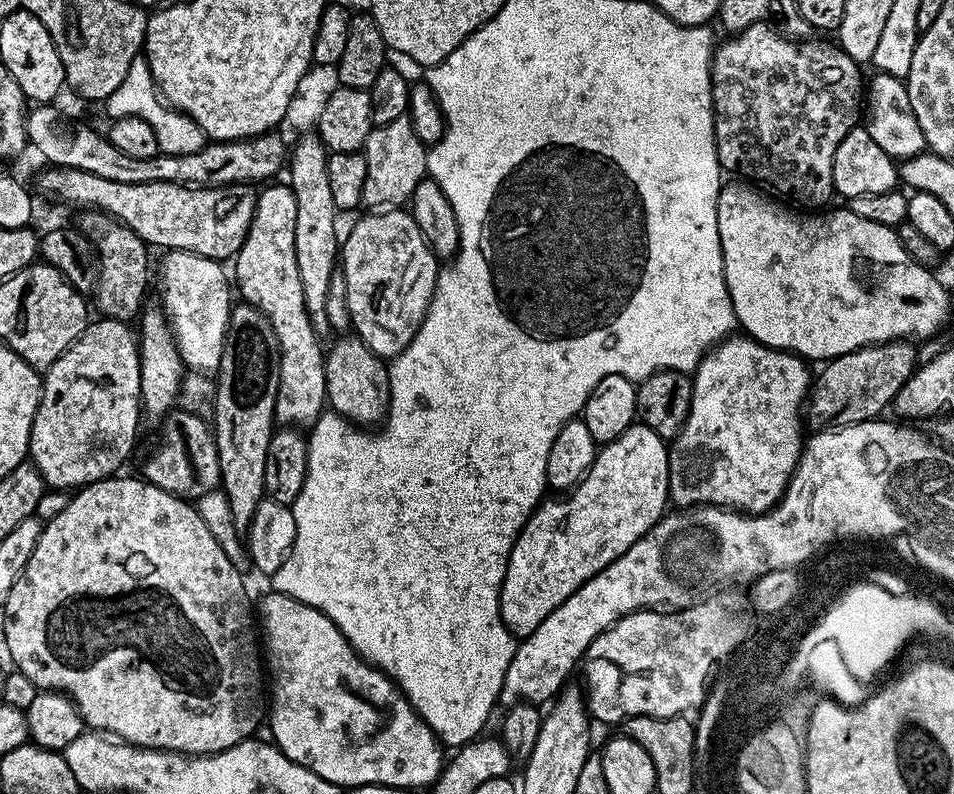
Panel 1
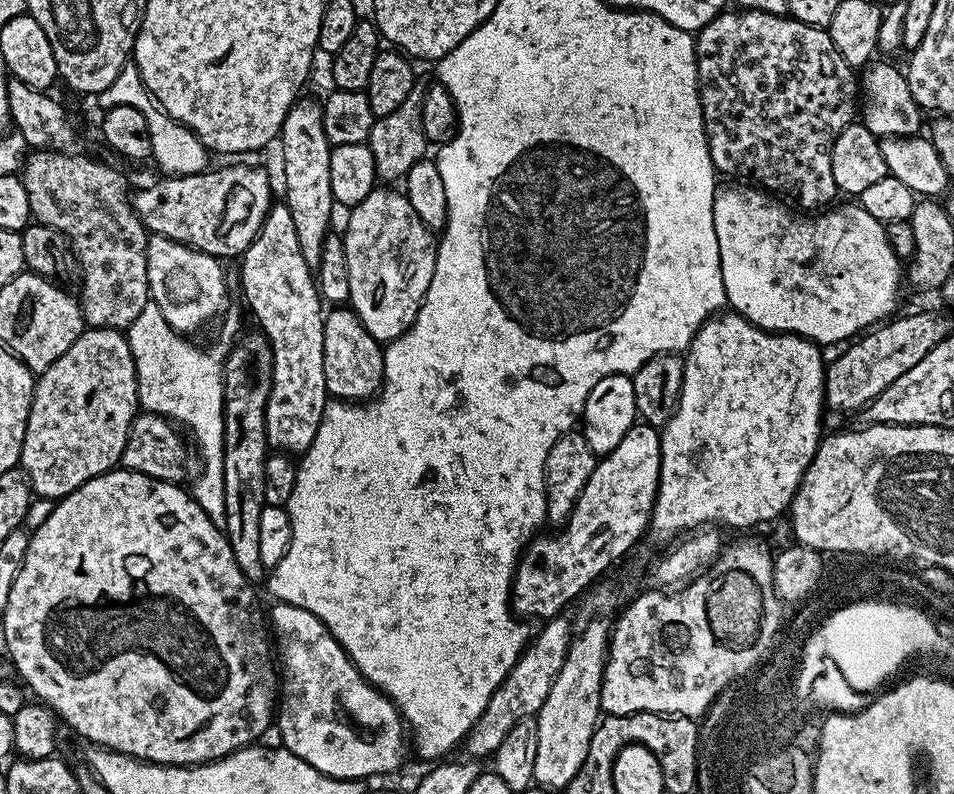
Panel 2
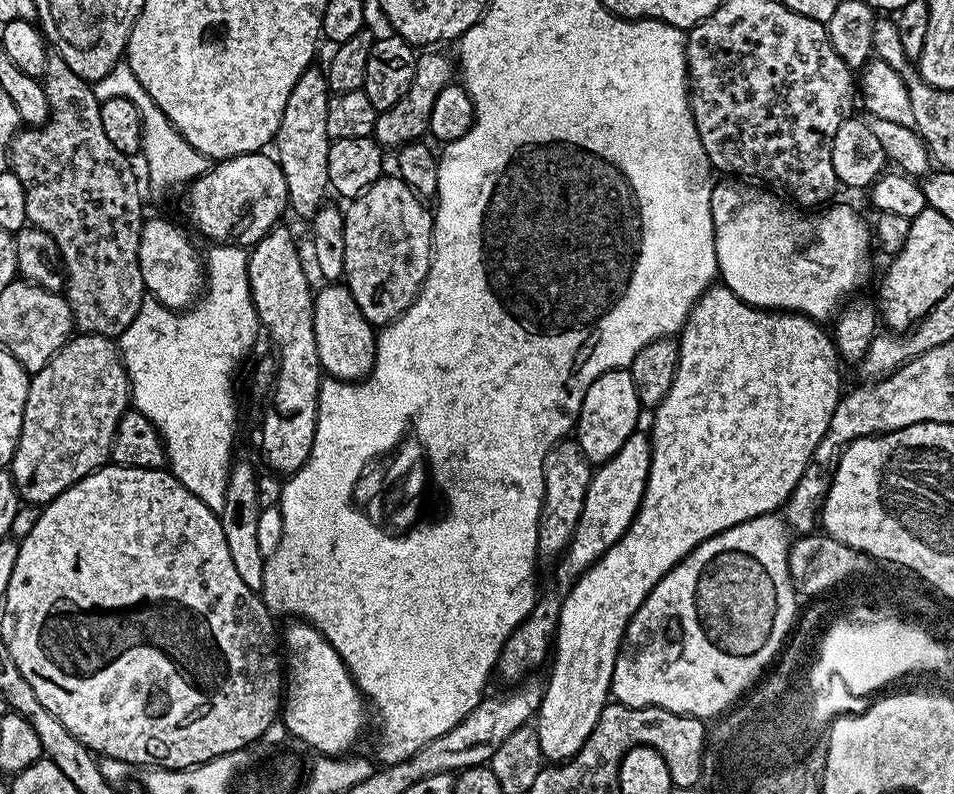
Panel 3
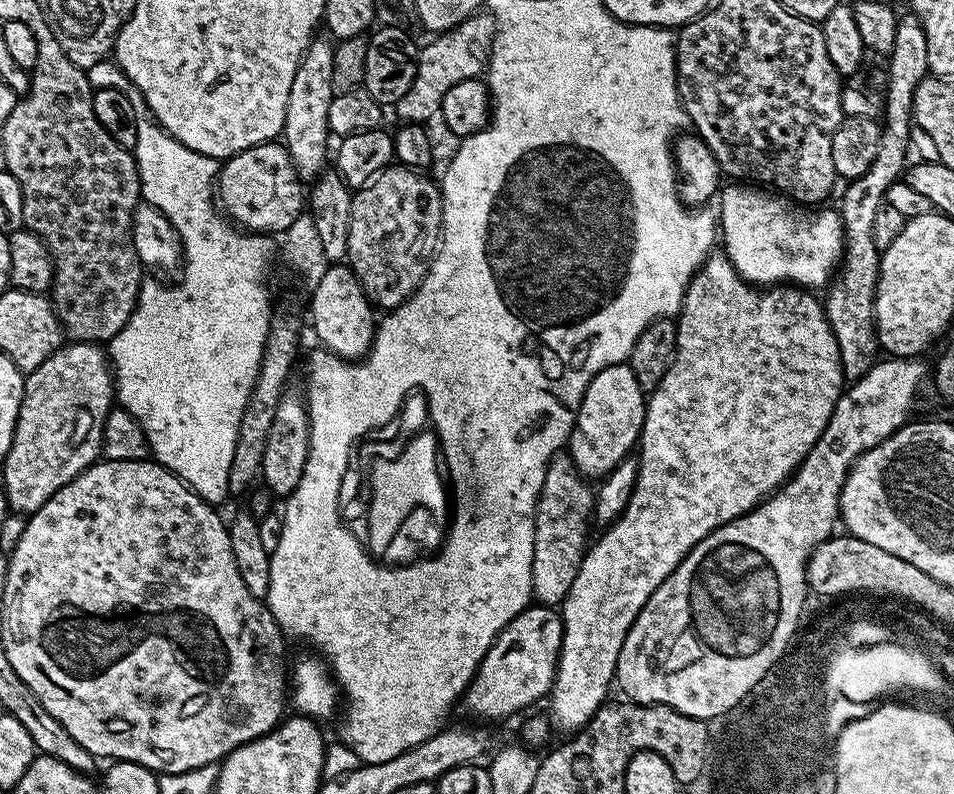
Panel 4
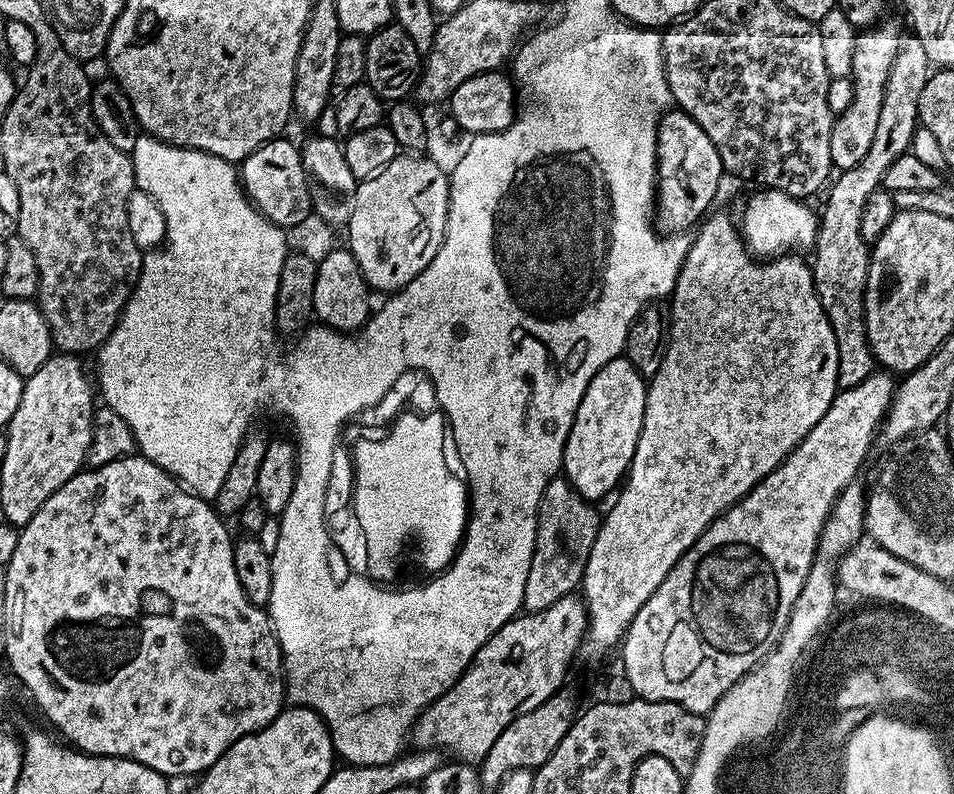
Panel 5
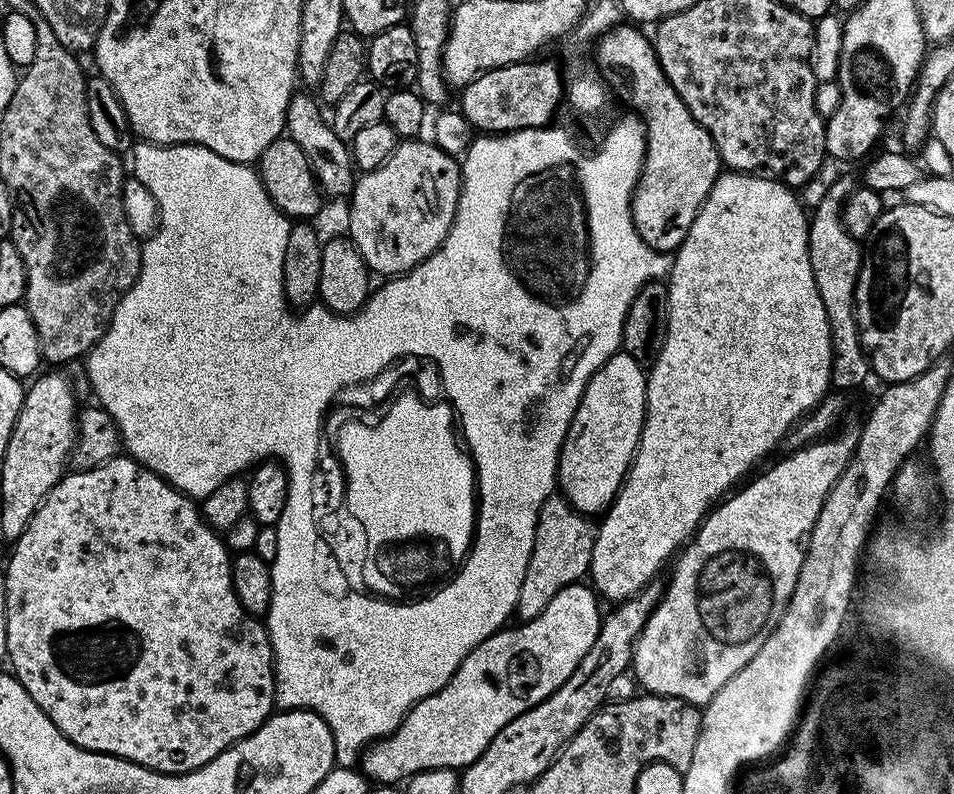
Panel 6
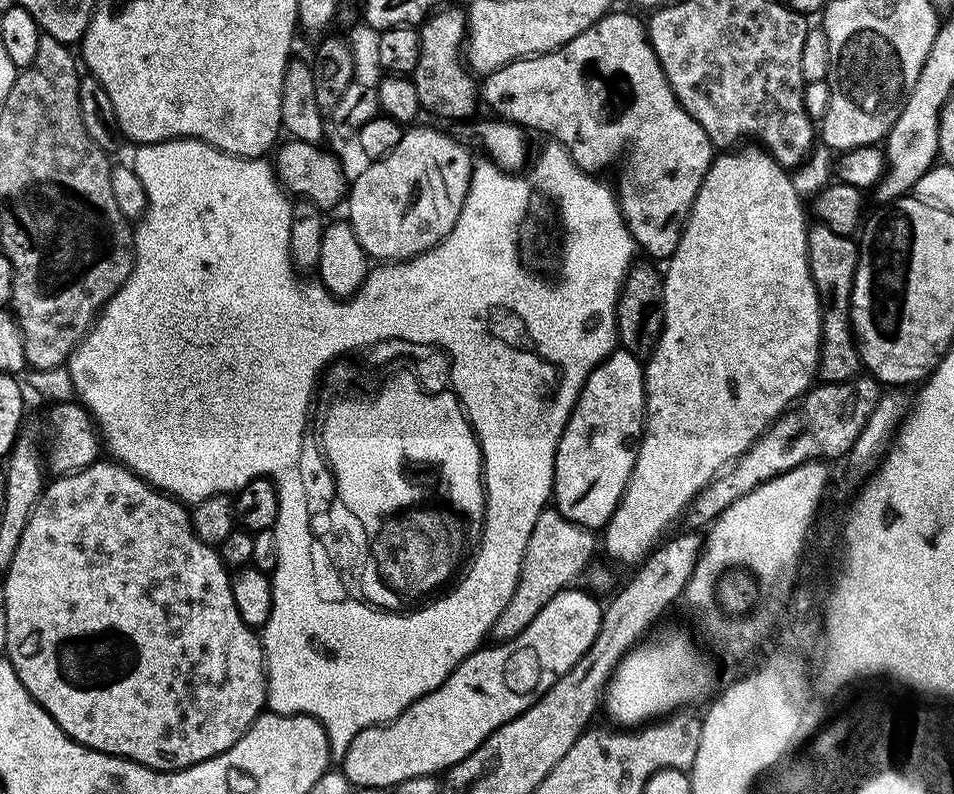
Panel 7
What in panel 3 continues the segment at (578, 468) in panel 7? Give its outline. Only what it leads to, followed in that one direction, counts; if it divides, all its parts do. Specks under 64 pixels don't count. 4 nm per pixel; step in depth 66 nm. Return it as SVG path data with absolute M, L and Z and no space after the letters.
M628 370L604 372L586 390L586 398L580 407L580 418L574 429L574 439L582 454L593 465L604 464L637 431L642 405L634 390L632 373Z

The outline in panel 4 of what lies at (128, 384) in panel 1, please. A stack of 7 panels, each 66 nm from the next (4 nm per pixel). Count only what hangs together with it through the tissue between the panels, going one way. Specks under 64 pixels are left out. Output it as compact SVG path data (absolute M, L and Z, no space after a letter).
M65 343L38 370L24 376L24 400L8 457L2 461L2 491L13 513L36 512L62 486L97 463L104 447L104 423L113 406L114 373L99 344Z

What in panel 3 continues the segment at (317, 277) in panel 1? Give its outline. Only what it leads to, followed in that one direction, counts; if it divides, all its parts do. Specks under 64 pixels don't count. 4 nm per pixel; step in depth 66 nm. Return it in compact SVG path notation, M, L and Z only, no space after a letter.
M319 67L305 70L294 82L290 98L286 98L286 110L276 131L274 155L280 161L282 174L286 174L288 208L300 216L312 218L329 195L328 182L328 131L326 130L326 110L328 109L328 78Z

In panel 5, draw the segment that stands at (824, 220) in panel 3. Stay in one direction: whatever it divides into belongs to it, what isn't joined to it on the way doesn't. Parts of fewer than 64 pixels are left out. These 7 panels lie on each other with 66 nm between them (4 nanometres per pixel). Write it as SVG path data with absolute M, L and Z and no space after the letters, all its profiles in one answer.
M773 188L756 190L744 204L744 217L738 220L748 251L756 258L775 258L785 254L800 254L816 247L818 216L807 208L803 199L787 196Z

